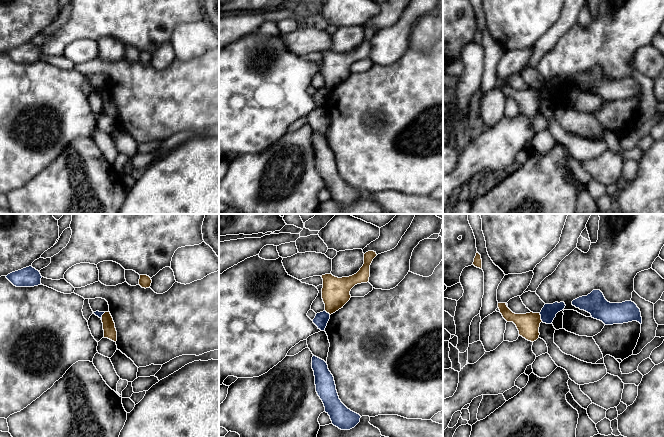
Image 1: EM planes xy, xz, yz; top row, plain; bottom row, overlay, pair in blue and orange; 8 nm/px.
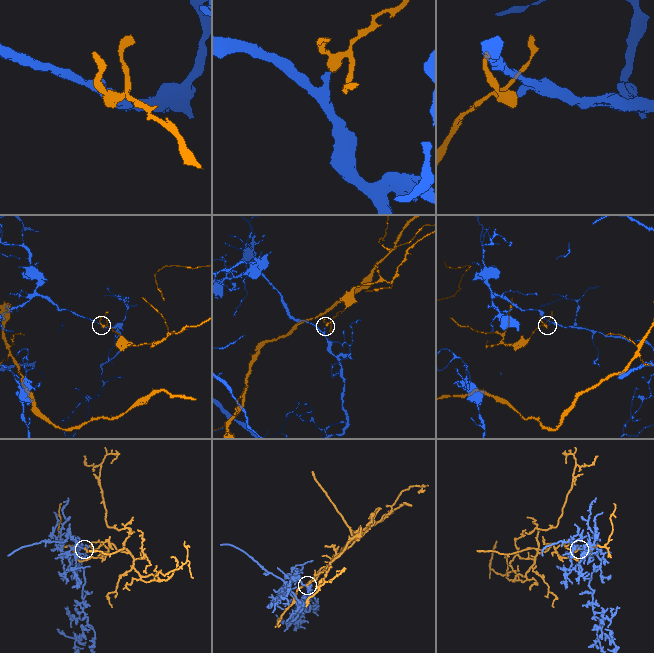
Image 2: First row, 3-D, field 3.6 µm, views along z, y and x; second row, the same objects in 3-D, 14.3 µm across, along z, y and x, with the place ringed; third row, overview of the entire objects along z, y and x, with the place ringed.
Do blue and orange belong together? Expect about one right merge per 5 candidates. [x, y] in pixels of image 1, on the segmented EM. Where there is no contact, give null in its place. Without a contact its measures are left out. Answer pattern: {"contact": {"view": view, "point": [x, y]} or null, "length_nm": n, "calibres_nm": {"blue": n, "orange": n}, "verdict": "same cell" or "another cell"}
{"contact": {"view": "yz", "point": [541, 317]}, "length_nm": 80, "calibres_nm": {"blue": 120, "orange": 180}, "verdict": "another cell"}

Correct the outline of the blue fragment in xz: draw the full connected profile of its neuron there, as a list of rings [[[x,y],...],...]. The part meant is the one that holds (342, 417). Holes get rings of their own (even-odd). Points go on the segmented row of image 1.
[[[314,356],[312,369],[315,376],[316,392],[322,400],[325,412],[330,416],[332,424],[341,430],[350,430],[359,422],[361,416],[348,409],[339,399],[334,377],[327,363]]]

